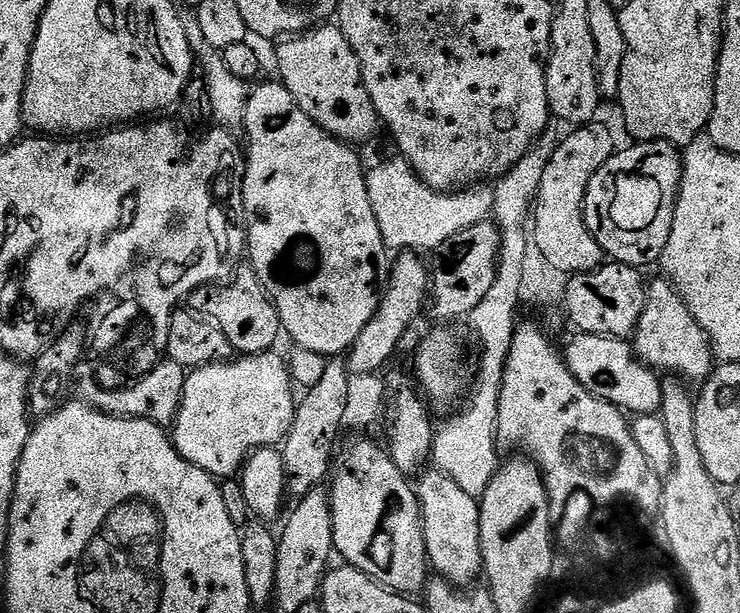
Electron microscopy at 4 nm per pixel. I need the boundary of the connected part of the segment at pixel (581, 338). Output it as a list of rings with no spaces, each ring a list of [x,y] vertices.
[[[577,331],[574,334],[564,345],[564,357],[568,368],[581,382],[591,387],[597,396],[633,415],[659,413],[663,381],[657,371],[636,354],[635,347],[627,339],[595,332]]]

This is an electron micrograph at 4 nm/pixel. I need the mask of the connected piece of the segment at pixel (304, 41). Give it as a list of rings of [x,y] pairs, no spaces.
[[[317,26],[314,28],[308,29],[306,32],[301,32],[299,34],[293,35],[291,38],[284,38],[279,41],[280,49],[276,52],[276,64],[280,67],[280,76],[279,79],[282,81],[284,87],[290,90],[290,94],[298,102],[298,106],[308,117],[315,122],[316,125],[320,128],[325,128],[330,135],[335,136],[336,139],[342,140],[345,142],[353,142],[352,140],[364,140],[368,135],[371,134],[375,128],[378,128],[378,117],[374,106],[370,102],[370,94],[366,90],[364,85],[364,79],[362,78],[362,70],[360,69],[360,63],[358,58],[354,54],[354,50],[350,46],[350,42],[344,37],[344,31],[338,26]]]

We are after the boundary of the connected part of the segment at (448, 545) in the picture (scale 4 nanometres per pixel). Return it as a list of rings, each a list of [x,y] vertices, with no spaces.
[[[431,470],[418,483],[420,515],[424,522],[424,545],[428,559],[439,575],[456,584],[464,584],[481,573],[484,559],[480,553],[480,505],[445,472]]]

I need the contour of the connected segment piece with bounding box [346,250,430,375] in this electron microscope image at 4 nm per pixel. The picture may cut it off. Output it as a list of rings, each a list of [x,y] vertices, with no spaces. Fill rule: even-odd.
[[[404,250],[392,264],[392,277],[388,285],[383,285],[380,305],[376,307],[376,313],[358,334],[358,338],[350,347],[346,356],[349,373],[366,374],[367,372],[379,373],[384,363],[396,352],[400,339],[408,332],[412,319],[420,312],[420,307],[426,304],[426,297],[430,292],[430,272],[419,260],[417,253],[412,250]]]

